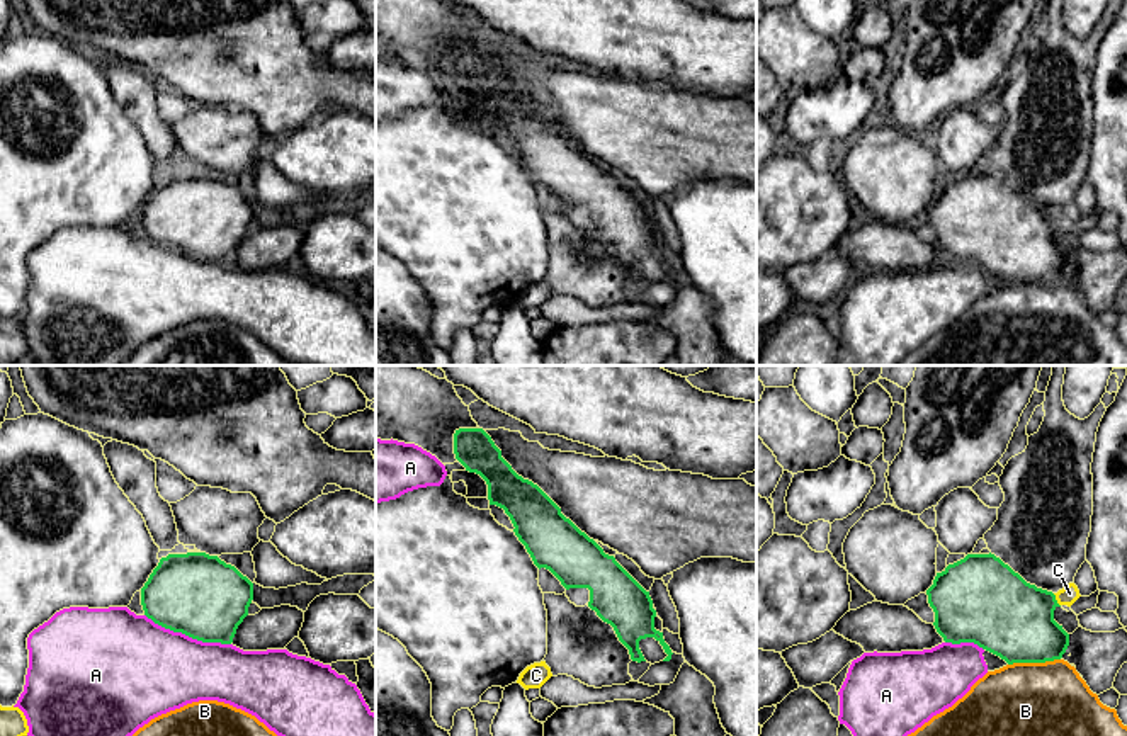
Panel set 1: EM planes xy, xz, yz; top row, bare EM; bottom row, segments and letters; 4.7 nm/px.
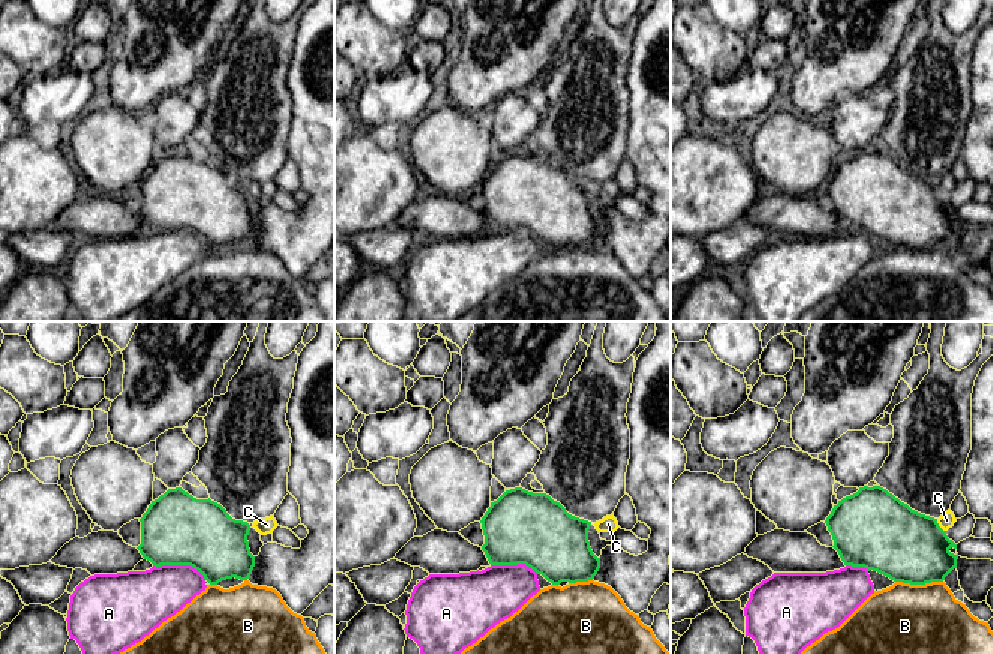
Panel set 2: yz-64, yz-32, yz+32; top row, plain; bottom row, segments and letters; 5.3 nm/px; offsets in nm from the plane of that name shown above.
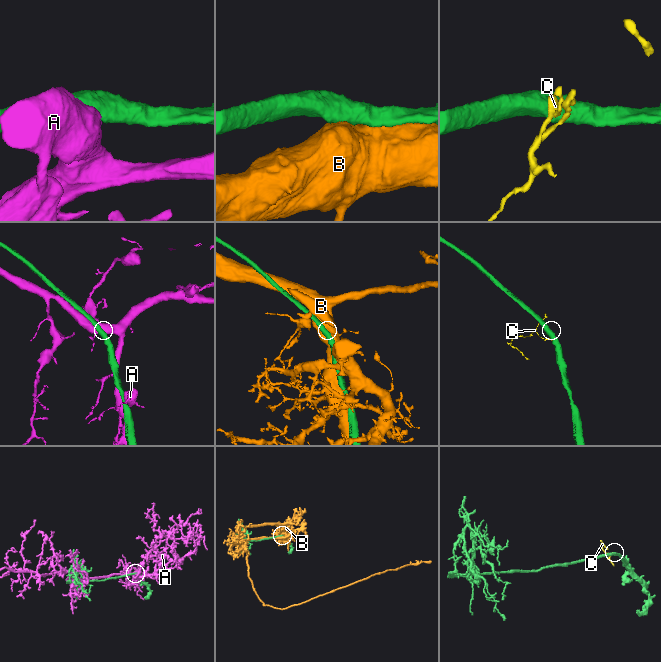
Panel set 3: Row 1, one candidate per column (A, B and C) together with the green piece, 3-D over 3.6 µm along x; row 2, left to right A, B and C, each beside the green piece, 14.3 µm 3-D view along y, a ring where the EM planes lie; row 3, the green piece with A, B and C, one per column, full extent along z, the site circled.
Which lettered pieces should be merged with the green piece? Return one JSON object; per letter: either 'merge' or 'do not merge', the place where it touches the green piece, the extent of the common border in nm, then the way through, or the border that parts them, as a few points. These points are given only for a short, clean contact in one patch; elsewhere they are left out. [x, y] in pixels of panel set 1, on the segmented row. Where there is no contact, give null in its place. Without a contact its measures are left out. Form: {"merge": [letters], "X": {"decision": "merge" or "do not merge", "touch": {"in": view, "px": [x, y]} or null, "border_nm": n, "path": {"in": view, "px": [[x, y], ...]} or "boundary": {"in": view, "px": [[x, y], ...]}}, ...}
{"merge": [], "A": {"decision": "do not merge", "touch": {"in": "xy", "px": [187, 634]}, "border_nm": 440}, "B": {"decision": "do not merge", "touch": {"in": "yz", "px": [1034, 662]}, "border_nm": 260}, "C": {"decision": "do not merge", "touch": {"in": "yz", "px": [1056, 600]}, "border_nm": 70, "boundary": {"in": "yz", "px": [[1053, 594], [1059, 605]]}}}

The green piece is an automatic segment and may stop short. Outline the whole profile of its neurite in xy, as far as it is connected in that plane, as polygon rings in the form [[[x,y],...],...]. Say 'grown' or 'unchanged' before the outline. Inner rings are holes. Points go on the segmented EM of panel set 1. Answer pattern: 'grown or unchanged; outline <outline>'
unchanged; outline [[[206,552],[161,558],[141,588],[148,619],[202,643],[231,644],[252,600],[253,583]]]

